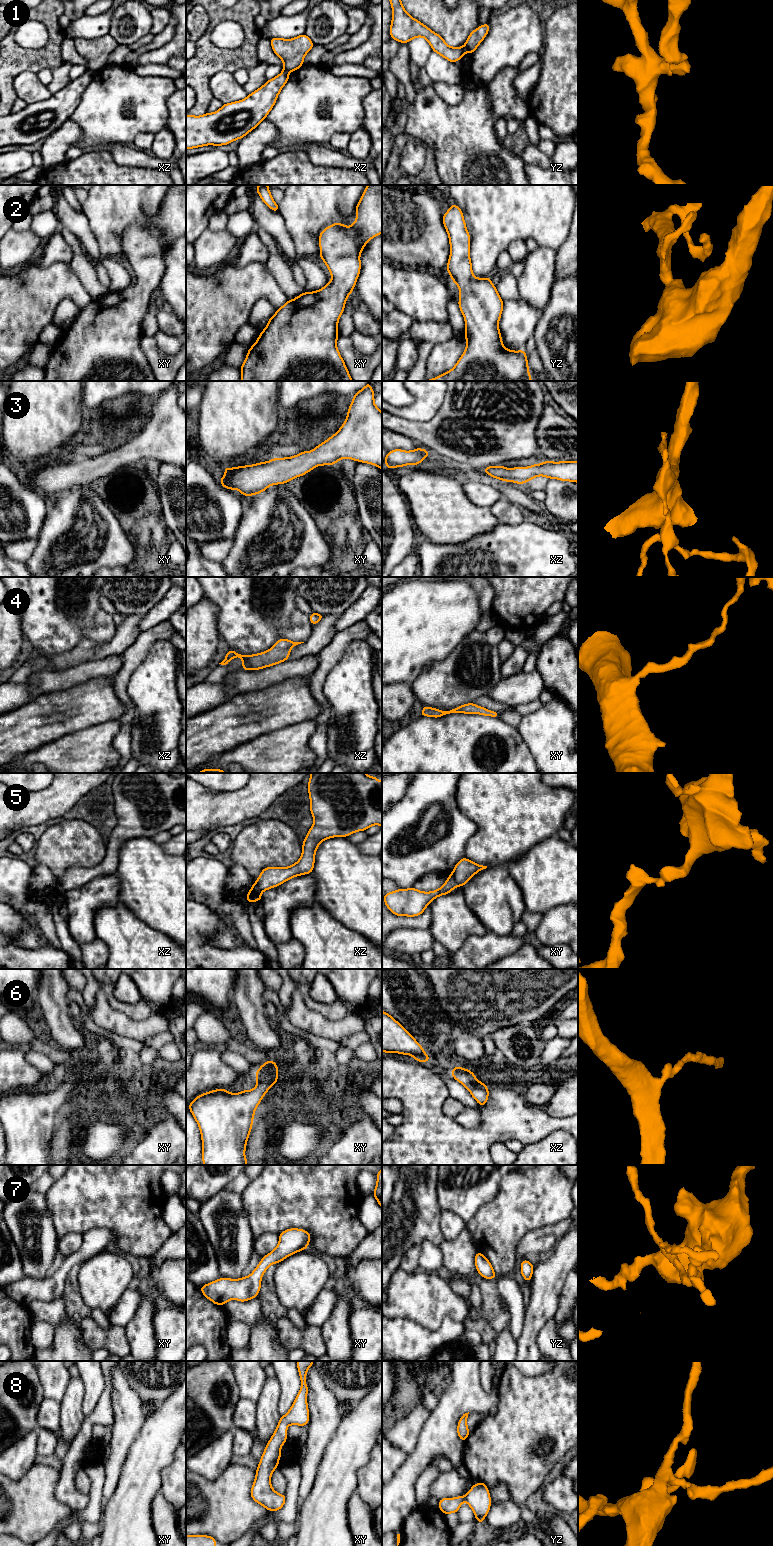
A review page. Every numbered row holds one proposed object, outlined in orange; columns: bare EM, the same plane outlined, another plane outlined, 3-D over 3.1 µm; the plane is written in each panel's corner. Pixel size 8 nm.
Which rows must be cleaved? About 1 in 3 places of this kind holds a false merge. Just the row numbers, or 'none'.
1, 5

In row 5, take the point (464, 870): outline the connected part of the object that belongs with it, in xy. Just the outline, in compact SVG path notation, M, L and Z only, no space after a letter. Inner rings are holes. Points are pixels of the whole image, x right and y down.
M466 857L462 858L455 865L452 876L456 880L458 886L464 886L477 872L486 869L487 866L476 864Z

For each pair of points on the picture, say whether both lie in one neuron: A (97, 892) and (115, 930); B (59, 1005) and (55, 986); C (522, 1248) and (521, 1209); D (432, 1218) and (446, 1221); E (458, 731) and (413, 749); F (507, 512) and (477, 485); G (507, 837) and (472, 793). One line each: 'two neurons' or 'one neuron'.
A: two neurons
B: one neuron
C: two neurons
D: two neurons
E: one neuron
F: one neuron
G: one neuron

